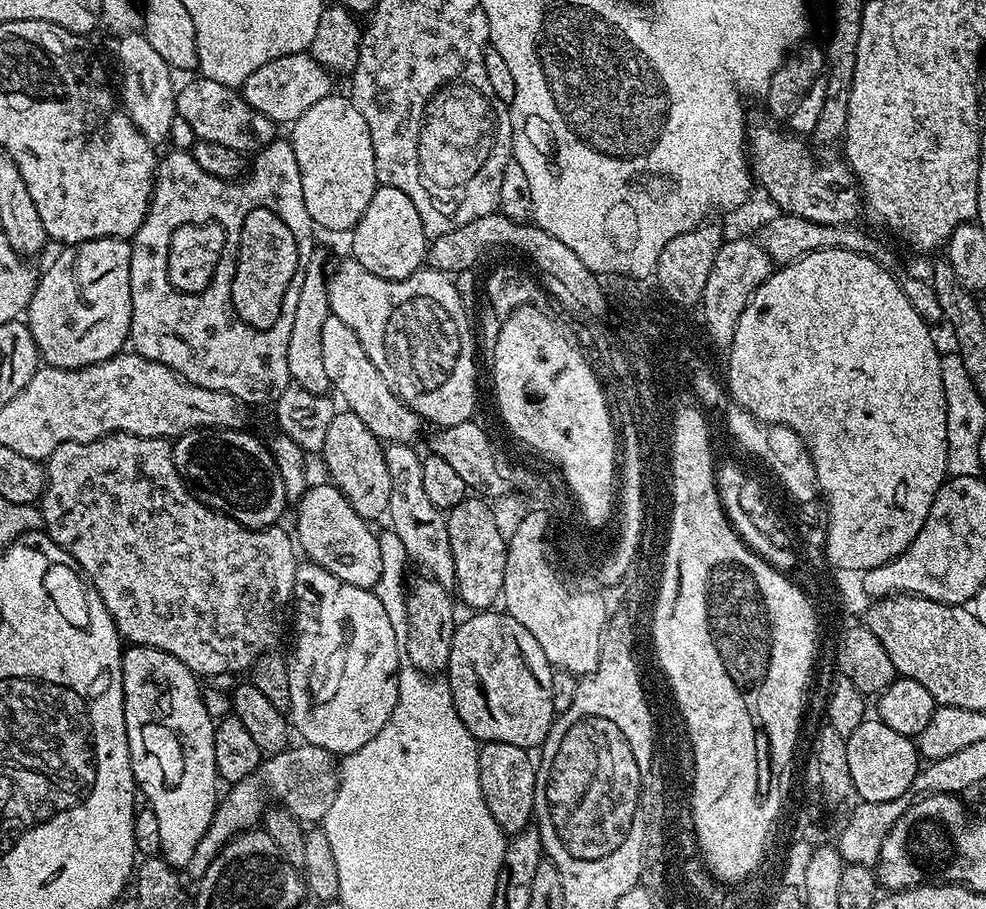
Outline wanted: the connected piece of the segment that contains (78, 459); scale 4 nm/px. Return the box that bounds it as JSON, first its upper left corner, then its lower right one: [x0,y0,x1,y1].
[38,432,298,677]

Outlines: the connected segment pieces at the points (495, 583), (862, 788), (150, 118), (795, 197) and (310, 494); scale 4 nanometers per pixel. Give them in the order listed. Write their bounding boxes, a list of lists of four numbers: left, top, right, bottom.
[[446,498,508,610],[846,718,918,802],[115,31,178,146],[746,127,862,225],[295,483,382,589]]

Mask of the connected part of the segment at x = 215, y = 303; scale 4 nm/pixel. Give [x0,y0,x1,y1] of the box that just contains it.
[130,139,318,405]

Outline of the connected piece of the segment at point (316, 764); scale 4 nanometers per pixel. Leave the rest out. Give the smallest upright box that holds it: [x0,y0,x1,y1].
[186,743,340,882]

